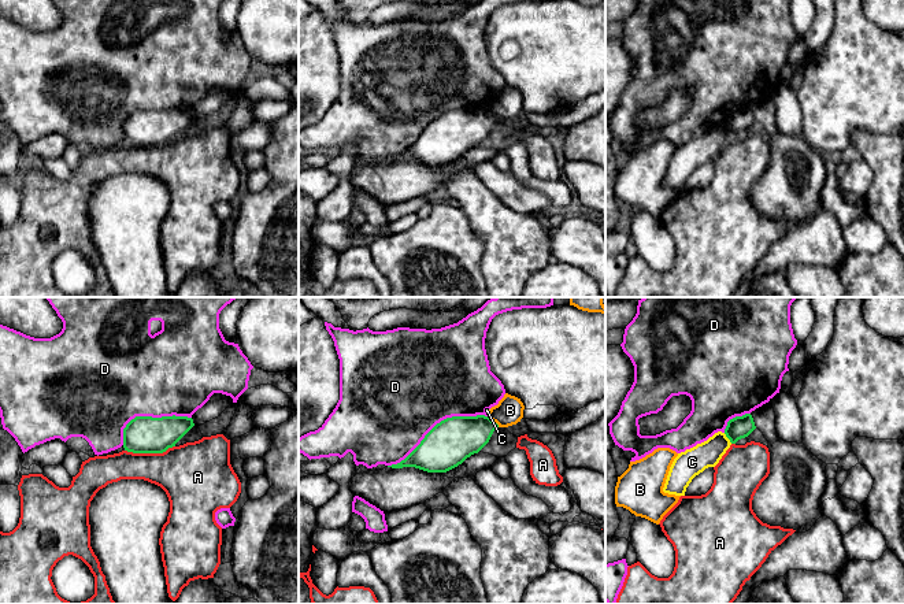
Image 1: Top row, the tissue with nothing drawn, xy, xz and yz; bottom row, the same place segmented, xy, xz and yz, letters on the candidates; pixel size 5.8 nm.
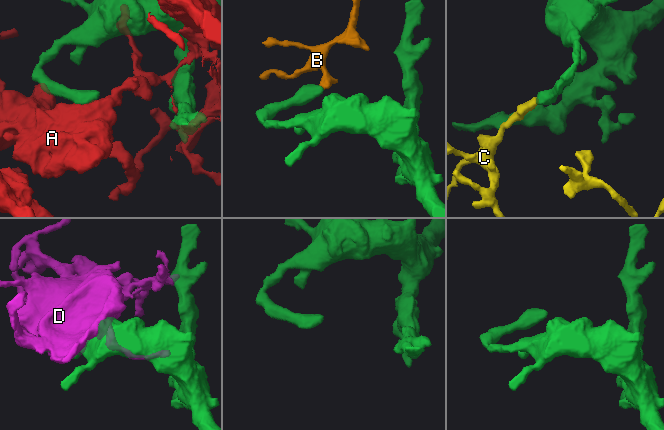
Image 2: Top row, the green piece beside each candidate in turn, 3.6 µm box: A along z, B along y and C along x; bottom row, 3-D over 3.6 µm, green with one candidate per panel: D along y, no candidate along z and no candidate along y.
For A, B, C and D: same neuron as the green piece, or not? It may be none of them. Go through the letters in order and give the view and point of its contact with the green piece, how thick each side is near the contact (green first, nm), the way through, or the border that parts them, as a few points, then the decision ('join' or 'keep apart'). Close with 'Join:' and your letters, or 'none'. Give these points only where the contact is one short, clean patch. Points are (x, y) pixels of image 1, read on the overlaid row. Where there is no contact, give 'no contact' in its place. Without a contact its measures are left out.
A: meets green in xy at (149, 452); 220 nm thick on the green side, 340 nm on the other; keep apart
B: meets green in xz at (492, 421); 260 nm thick on the green side, 160 nm on the other; border along xz (488, 415), (499, 426); keep apart
C: meets green in yz at (727, 437); 130 nm thick on the green side, 160 nm on the other; keep apart
D: meets green in xz at (436, 425); 280 nm thick on the green side, 500 nm on the other; keep apart
Join: none

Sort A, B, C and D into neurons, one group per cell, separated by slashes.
A / B / C / D

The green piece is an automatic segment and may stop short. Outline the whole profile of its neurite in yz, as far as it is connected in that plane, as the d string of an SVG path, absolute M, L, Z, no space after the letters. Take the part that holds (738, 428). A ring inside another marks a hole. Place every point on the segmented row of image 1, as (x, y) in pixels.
M745 414L730 419L725 429L725 434L731 444L736 444L738 440L748 437L755 429L756 426L752 415Z

